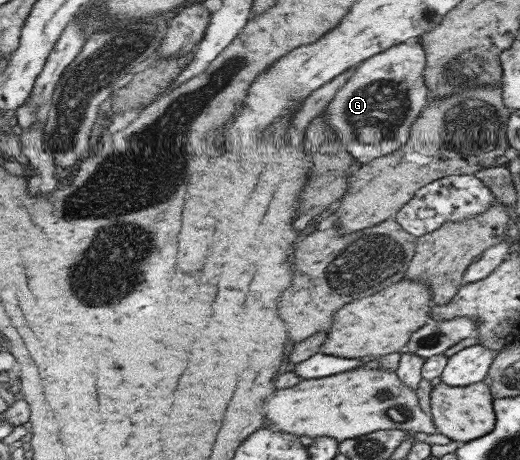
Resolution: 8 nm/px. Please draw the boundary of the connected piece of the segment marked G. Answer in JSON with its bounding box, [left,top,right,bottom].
[321,40,431,163]

